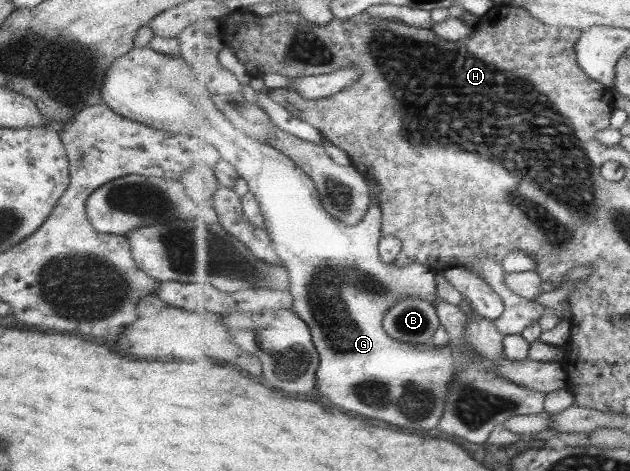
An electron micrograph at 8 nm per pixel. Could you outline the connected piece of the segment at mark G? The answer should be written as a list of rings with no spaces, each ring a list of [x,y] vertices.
[[[146,45],[146,46],[143,46],[143,47],[142,47],[142,48],[132,48],[132,49],[131,49],[131,50],[129,50],[129,51],[128,51],[128,52],[127,52],[127,53],[126,53],[126,54],[125,54],[125,55],[121,55],[121,56],[119,56],[119,57],[118,57],[118,58],[117,58],[117,59],[115,59],[115,60],[113,60],[113,61],[112,61],[112,62],[111,62],[111,65],[110,65],[110,66],[109,66],[109,67],[108,67],[108,68],[107,68],[107,71],[106,71],[106,74],[105,74],[105,75],[104,75],[104,82],[103,82],[103,85],[102,85],[102,86],[101,86],[101,91],[100,91],[100,96],[101,96],[101,99],[102,99],[102,101],[101,101],[101,103],[102,103],[102,104],[103,104],[103,105],[105,105],[105,106],[107,106],[107,107],[108,107],[108,108],[109,108],[109,109],[110,109],[110,110],[111,110],[111,111],[113,111],[113,112],[115,112],[115,113],[116,113],[116,114],[117,114],[117,115],[121,115],[121,116],[123,116],[123,117],[124,117],[124,118],[125,118],[125,119],[131,119],[131,120],[134,120],[134,121],[135,121],[135,122],[137,122],[137,123],[141,123],[141,124],[146,124],[146,126],[147,126],[147,127],[153,127],[153,128],[155,128],[155,129],[162,129],[162,130],[163,130],[163,131],[169,131],[169,132],[174,132],[174,133],[181,133],[181,134],[185,134],[185,135],[187,135],[187,134],[188,134],[188,135],[189,135],[189,137],[191,137],[191,135],[193,135],[193,137],[191,137],[191,138],[192,138],[192,144],[193,144],[193,145],[195,145],[195,147],[196,147],[196,148],[197,148],[197,150],[198,150],[198,151],[200,151],[200,152],[205,152],[205,153],[207,153],[207,154],[209,154],[209,155],[210,155],[210,156],[216,156],[216,157],[218,157],[218,158],[220,158],[220,159],[222,159],[222,160],[226,160],[226,161],[229,161],[229,163],[231,163],[231,164],[233,164],[233,165],[234,165],[234,167],[235,167],[235,168],[236,168],[236,169],[237,169],[237,172],[239,172],[239,176],[240,176],[240,178],[242,178],[242,179],[245,179],[245,181],[247,181],[247,182],[248,182],[248,185],[249,185],[249,188],[250,188],[250,193],[253,193],[253,195],[255,195],[255,197],[256,197],[256,198],[257,198],[257,199],[258,199],[258,201],[259,201],[259,205],[260,205],[260,206],[261,206],[261,207],[262,207],[262,214],[263,214],[263,215],[264,215],[264,216],[266,216],[266,223],[267,223],[267,228],[266,228],[266,230],[267,230],[267,231],[268,231],[268,232],[269,232],[269,233],[270,233],[270,236],[271,236],[271,239],[272,239],[272,240],[274,240],[274,246],[275,246],[275,251],[276,251],[276,252],[278,252],[278,254],[279,254],[279,257],[280,257],[280,258],[281,258],[281,259],[282,259],[282,260],[283,260],[283,265],[284,265],[284,266],[285,266],[285,267],[286,267],[286,268],[287,268],[287,269],[288,269],[288,270],[289,270],[289,275],[290,275],[290,280],[291,280],[291,289],[290,289],[290,291],[291,291],[291,292],[290,292],[290,293],[291,293],[291,295],[292,295],[292,297],[293,297],[293,304],[294,304],[294,306],[293,306],[293,307],[292,307],[292,309],[293,309],[293,310],[295,310],[295,311],[296,311],[296,312],[298,312],[298,314],[299,314],[299,315],[300,315],[300,316],[302,316],[302,318],[303,318],[303,319],[304,319],[304,320],[306,320],[306,322],[307,322],[307,325],[308,325],[308,326],[309,326],[309,327],[310,327],[310,330],[311,330],[311,333],[312,333],[312,338],[313,338],[313,339],[314,339],[314,340],[315,340],[315,345],[316,345],[316,349],[317,349],[317,350],[319,350],[319,355],[320,355],[320,366],[319,366],[319,369],[318,369],[318,370],[317,370],[317,379],[316,379],[316,389],[317,389],[317,391],[319,391],[319,393],[317,393],[317,394],[316,394],[316,396],[318,396],[318,397],[321,397],[321,399],[322,399],[322,400],[324,400],[324,401],[328,401],[328,402],[329,402],[329,403],[330,403],[330,404],[332,404],[332,405],[335,405],[335,406],[336,406],[336,407],[339,407],[339,409],[342,409],[342,410],[343,410],[343,411],[355,411],[355,413],[361,413],[361,415],[367,415],[367,417],[375,417],[375,419],[379,419],[379,417],[383,417],[383,421],[387,421],[387,423],[393,423],[393,425],[401,425],[401,427],[409,427],[409,429],[431,429],[431,431],[429,431],[429,433],[434,433],[434,432],[436,432],[436,431],[437,431],[437,427],[438,427],[438,425],[439,425],[439,422],[440,422],[440,421],[441,421],[441,418],[442,418],[442,415],[443,415],[443,414],[444,414],[444,411],[445,411],[445,406],[446,406],[446,399],[447,399],[447,396],[448,396],[448,393],[449,393],[449,390],[450,390],[450,383],[451,383],[451,382],[452,382],[452,381],[453,381],[453,380],[454,380],[454,376],[455,376],[455,375],[456,375],[456,373],[458,373],[458,369],[460,369],[460,367],[464,367],[464,366],[468,366],[468,365],[469,365],[469,364],[471,364],[471,363],[469,363],[469,361],[473,361],[473,362],[477,362],[477,360],[478,360],[478,361],[485,361],[485,362],[487,362],[487,366],[489,366],[489,368],[490,368],[490,369],[492,369],[492,370],[493,370],[493,371],[494,371],[494,372],[495,372],[495,373],[496,373],[496,374],[497,374],[497,375],[500,375],[500,376],[501,376],[501,377],[505,377],[505,378],[507,378],[507,379],[510,379],[510,380],[511,380],[511,381],[513,381],[513,383],[518,383],[518,384],[519,384],[519,385],[520,385],[520,386],[521,386],[521,387],[526,387],[526,388],[529,388],[529,389],[534,389],[534,390],[537,390],[537,391],[542,391],[542,392],[543,392],[543,393],[544,393],[544,394],[546,394],[546,393],[551,393],[551,391],[557,391],[557,389],[567,389],[567,387],[568,387],[568,386],[569,386],[569,379],[568,379],[568,373],[567,373],[567,372],[566,372],[566,370],[565,370],[565,368],[564,368],[564,365],[562,365],[562,364],[560,364],[560,363],[559,363],[559,362],[550,362],[550,361],[539,361],[539,360],[532,360],[532,359],[531,359],[531,358],[530,358],[530,357],[529,357],[529,358],[527,358],[527,359],[524,359],[524,360],[523,360],[523,361],[522,361],[522,362],[520,362],[520,361],[516,361],[516,362],[512,362],[512,361],[511,361],[511,360],[510,360],[510,359],[509,359],[509,358],[507,358],[507,357],[506,357],[506,356],[505,356],[505,358],[501,358],[501,359],[498,359],[498,360],[497,360],[497,361],[496,361],[496,362],[495,362],[495,363],[489,363],[489,361],[486,361],[486,359],[485,359],[485,358],[484,358],[484,357],[483,357],[483,356],[480,356],[480,354],[478,354],[478,353],[476,353],[476,352],[475,352],[475,351],[474,351],[474,350],[473,350],[473,349],[472,349],[472,350],[469,350],[469,349],[468,349],[468,348],[467,348],[467,349],[466,349],[466,348],[465,348],[465,347],[464,347],[464,346],[463,346],[463,347],[462,347],[462,348],[460,348],[460,347],[458,347],[458,346],[456,346],[456,345],[454,345],[454,346],[453,346],[453,347],[452,347],[452,346],[451,346],[451,345],[450,345],[450,343],[447,343],[447,345],[445,345],[445,347],[441,347],[441,345],[435,345],[435,343],[434,343],[434,342],[433,342],[433,340],[432,340],[432,339],[431,339],[431,340],[430,340],[430,339],[429,339],[429,341],[427,341],[427,343],[405,343],[405,342],[402,342],[402,341],[399,341],[399,340],[398,340],[398,339],[395,339],[395,338],[394,338],[394,337],[391,337],[391,336],[390,336],[390,335],[389,335],[389,334],[388,334],[388,333],[387,333],[387,332],[386,332],[386,328],[385,328],[385,327],[384,327],[384,319],[385,319],[385,317],[386,317],[386,313],[387,313],[387,312],[388,312],[388,311],[389,311],[389,310],[390,310],[390,309],[391,309],[391,308],[392,308],[392,307],[393,307],[393,306],[395,306],[395,305],[396,305],[396,304],[397,304],[397,303],[399,303],[399,301],[403,301],[403,299],[413,299],[413,297],[415,297],[415,299],[423,299],[423,300],[426,300],[426,301],[429,301],[429,303],[431,303],[431,304],[433,304],[433,305],[435,305],[435,303],[439,303],[439,301],[443,301],[443,300],[442,300],[442,299],[440,299],[440,298],[439,298],[439,297],[438,297],[438,296],[437,296],[437,283],[435,283],[435,275],[436,275],[436,274],[437,274],[437,271],[433,271],[433,270],[432,270],[432,269],[431,269],[431,268],[430,268],[430,267],[427,267],[427,266],[426,266],[426,265],[423,265],[423,264],[422,264],[422,263],[419,263],[419,262],[415,262],[415,261],[414,261],[414,262],[413,262],[413,263],[412,263],[412,264],[411,264],[411,265],[402,265],[402,264],[397,264],[397,263],[395,263],[395,262],[392,262],[392,263],[387,263],[387,262],[386,262],[386,260],[383,260],[383,259],[382,259],[382,256],[381,256],[381,255],[380,255],[380,253],[379,253],[379,248],[378,248],[378,247],[379,247],[379,243],[380,243],[380,239],[381,239],[381,238],[382,238],[382,237],[383,237],[383,235],[382,235],[382,224],[383,224],[383,218],[382,218],[382,208],[381,208],[381,207],[380,207],[380,205],[379,205],[379,204],[378,204],[378,203],[377,203],[377,202],[375,202],[375,201],[374,201],[374,198],[375,198],[375,195],[377,195],[377,193],[378,193],[378,192],[379,192],[379,189],[378,189],[378,187],[377,187],[377,186],[374,186],[374,185],[373,185],[373,183],[371,183],[371,181],[370,181],[370,180],[367,180],[367,179],[366,179],[366,181],[367,181],[367,187],[369,187],[369,197],[371,197],[371,198],[372,198],[372,199],[373,199],[373,201],[372,201],[372,202],[371,202],[371,203],[370,203],[370,204],[369,204],[369,209],[367,209],[367,213],[365,213],[365,217],[363,217],[363,219],[361,219],[361,221],[359,221],[359,223],[357,223],[357,225],[355,225],[355,226],[351,226],[351,225],[349,225],[349,224],[345,224],[345,223],[343,223],[343,221],[341,221],[341,220],[339,220],[339,219],[337,219],[337,218],[336,218],[336,217],[335,217],[335,216],[334,216],[334,215],[331,215],[331,214],[330,214],[330,212],[329,212],[329,211],[327,211],[327,210],[326,210],[326,208],[325,208],[325,207],[323,207],[323,204],[322,204],[322,197],[320,197],[320,196],[319,196],[319,191],[318,191],[318,185],[317,185],[317,184],[315,184],[315,181],[313,181],[313,180],[311,180],[311,177],[310,177],[310,176],[309,176],[309,175],[308,175],[308,174],[307,174],[307,173],[306,173],[306,172],[305,172],[305,171],[304,171],[304,170],[303,170],[303,168],[301,168],[301,167],[300,167],[300,165],[299,165],[299,164],[297,164],[297,163],[295,163],[295,161],[294,161],[294,160],[293,160],[293,159],[290,159],[290,156],[288,156],[288,155],[285,155],[285,154],[284,154],[284,153],[283,153],[283,152],[282,152],[282,151],[279,151],[279,148],[276,148],[276,147],[272,147],[272,146],[270,146],[270,144],[264,144],[264,143],[263,143],[263,142],[262,142],[262,141],[259,141],[259,140],[256,140],[256,139],[253,139],[253,138],[248,138],[248,137],[247,137],[247,135],[245,135],[245,134],[244,134],[244,133],[243,133],[243,132],[242,132],[242,131],[241,131],[241,130],[240,130],[240,129],[239,129],[239,128],[238,128],[238,127],[235,127],[235,124],[234,124],[234,123],[231,123],[231,120],[230,120],[230,119],[227,119],[227,116],[226,116],[226,115],[225,115],[225,114],[224,114],[224,113],[223,113],[223,112],[222,112],[222,111],[221,111],[221,110],[220,110],[220,109],[219,109],[219,108],[218,108],[218,107],[217,107],[217,106],[216,106],[216,105],[215,105],[215,102],[214,102],[214,100],[213,100],[213,99],[212,99],[212,97],[211,97],[211,94],[210,94],[210,90],[209,90],[209,88],[208,88],[208,86],[207,86],[207,85],[208,85],[208,81],[206,81],[206,86],[202,86],[202,85],[201,85],[201,84],[200,84],[200,83],[199,83],[199,80],[198,80],[198,79],[195,79],[195,78],[194,78],[194,77],[193,77],[193,74],[192,74],[192,71],[191,71],[191,68],[190,68],[190,65],[189,65],[189,64],[188,64],[188,63],[187,63],[187,62],[186,62],[186,61],[185,61],[185,60],[184,60],[184,59],[183,59],[183,58],[181,58],[181,57],[180,57],[180,56],[177,56],[177,57],[171,57],[171,56],[168,56],[168,55],[163,55],[163,54],[160,54],[160,53],[159,53],[159,52],[156,52],[156,51],[153,51],[153,50],[152,50],[152,49],[151,49],[151,48],[149,48],[149,47],[148,47],[148,46],[147,46],[147,45]]]

